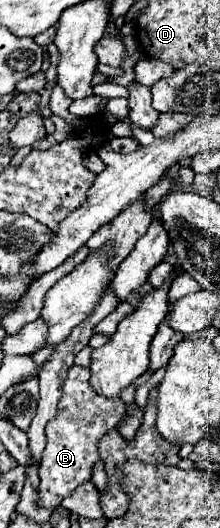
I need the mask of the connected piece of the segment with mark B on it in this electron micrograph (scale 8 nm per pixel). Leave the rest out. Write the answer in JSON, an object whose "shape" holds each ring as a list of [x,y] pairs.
{"shape":[[[72,366],[64,382],[62,398],[58,402],[56,416],[46,426],[46,448],[40,462],[40,506],[56,508],[70,496],[76,486],[92,478],[92,470],[100,460],[98,442],[108,434],[125,413],[126,404],[122,400],[102,398],[90,386],[90,368]]]}

